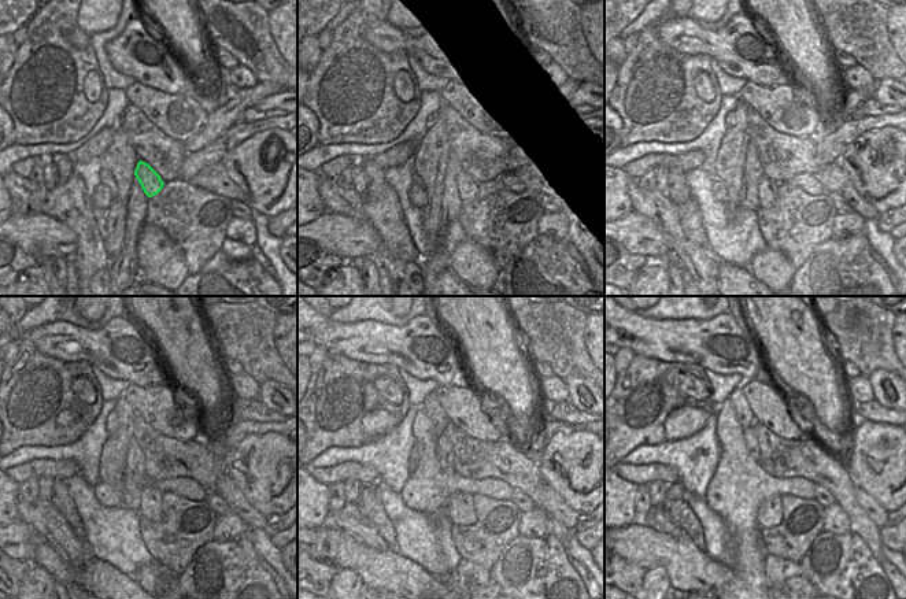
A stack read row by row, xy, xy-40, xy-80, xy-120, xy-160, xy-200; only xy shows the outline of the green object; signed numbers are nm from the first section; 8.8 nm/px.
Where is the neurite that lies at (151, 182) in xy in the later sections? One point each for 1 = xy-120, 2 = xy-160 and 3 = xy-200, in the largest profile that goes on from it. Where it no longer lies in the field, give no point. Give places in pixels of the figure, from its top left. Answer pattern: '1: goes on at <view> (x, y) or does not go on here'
1: goes on at xy-120 (151, 503)
2: goes on at xy-160 (459, 509)
3: goes on at xy-200 (769, 514)

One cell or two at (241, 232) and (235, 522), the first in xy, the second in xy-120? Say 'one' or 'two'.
one

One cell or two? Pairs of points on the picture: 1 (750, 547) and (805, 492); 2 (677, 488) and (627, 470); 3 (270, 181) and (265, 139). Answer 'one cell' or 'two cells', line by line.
1: one cell
2: one cell
3: one cell

